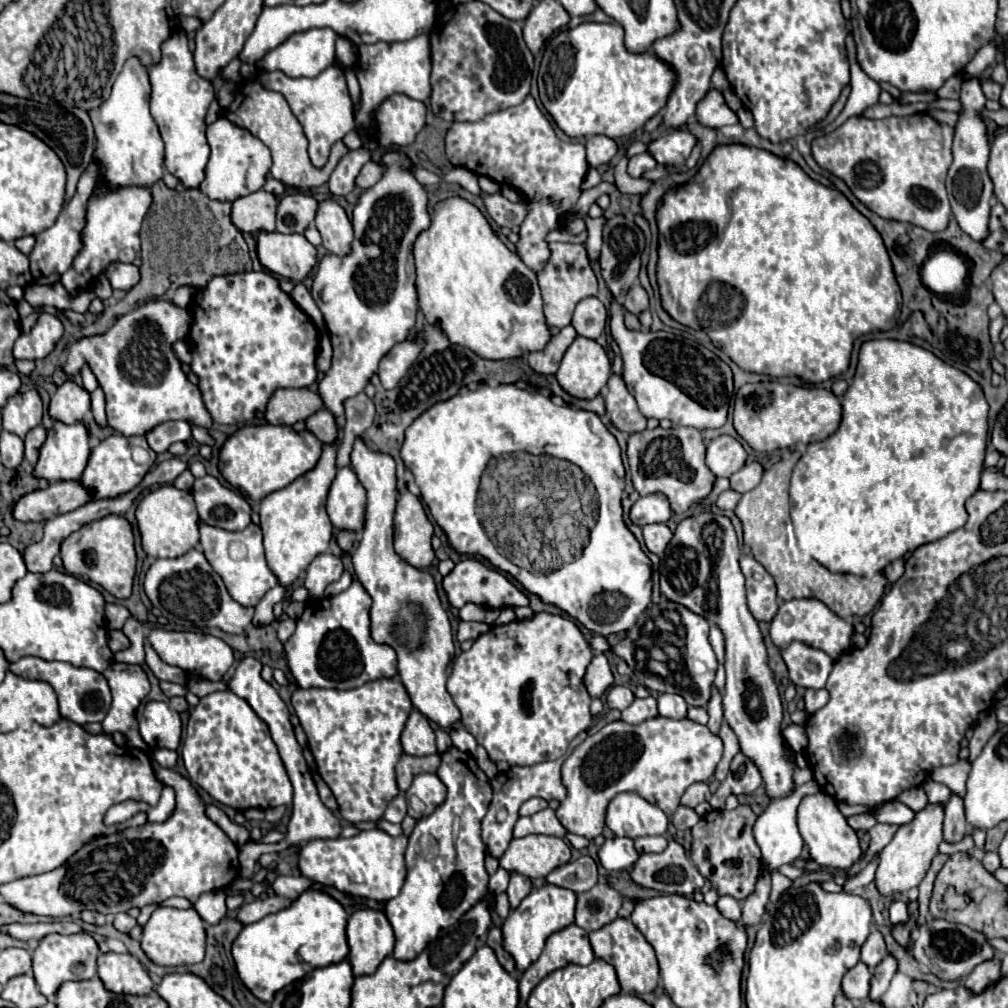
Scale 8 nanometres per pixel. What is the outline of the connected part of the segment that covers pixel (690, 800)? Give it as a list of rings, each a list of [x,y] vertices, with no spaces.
[[[698,782],[698,784],[692,784],[690,788],[686,788],[680,804],[682,806],[688,806],[688,808],[696,808],[700,802],[708,800],[710,798],[710,790],[708,790],[708,784],[706,782]]]

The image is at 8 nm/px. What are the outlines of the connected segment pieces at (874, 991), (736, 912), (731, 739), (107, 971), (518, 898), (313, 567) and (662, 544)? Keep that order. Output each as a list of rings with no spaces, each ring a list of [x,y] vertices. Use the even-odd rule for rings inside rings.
[[[886,954],[886,958],[872,970],[872,982],[870,982],[870,998],[872,1000],[880,1000],[884,996],[896,970],[898,970],[898,960],[892,954]]]
[[[720,896],[720,900],[716,902],[716,908],[718,908],[726,918],[730,918],[730,920],[734,920],[734,922],[738,922],[740,916],[742,916],[742,906],[740,906],[740,902],[738,902],[736,898],[732,898],[732,896]]]
[[[722,722],[722,726],[720,726],[720,736],[722,736],[722,742],[724,742],[724,756],[722,756],[722,760],[720,760],[714,776],[716,776],[718,782],[724,782],[726,780],[728,766],[730,766],[732,758],[738,754],[740,746],[738,746],[738,738],[736,738],[734,730],[726,722]]]
[[[100,954],[98,978],[110,992],[146,996],[154,992],[154,984],[146,968],[132,954]]]
[[[516,872],[510,874],[510,884],[508,884],[506,894],[510,898],[510,906],[512,908],[518,908],[518,904],[530,894],[530,890],[532,890],[530,878],[526,878],[522,874],[516,874]]]
[[[324,552],[320,556],[314,558],[314,562],[308,566],[308,574],[304,580],[304,586],[316,596],[320,598],[324,588],[332,582],[336,582],[342,576],[342,560],[330,552]]]
[[[648,524],[642,528],[642,534],[644,534],[644,544],[650,552],[662,556],[668,542],[672,540],[672,532],[666,524]]]

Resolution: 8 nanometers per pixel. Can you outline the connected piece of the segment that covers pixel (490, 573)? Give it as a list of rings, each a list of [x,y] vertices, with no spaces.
[[[466,558],[466,560],[458,562],[454,566],[454,570],[442,578],[442,586],[448,596],[450,606],[454,606],[454,608],[462,608],[464,604],[470,604],[470,602],[478,604],[486,610],[502,610],[502,608],[516,608],[516,606],[530,604],[528,596],[522,590],[518,590],[502,572],[482,564],[476,558]]]

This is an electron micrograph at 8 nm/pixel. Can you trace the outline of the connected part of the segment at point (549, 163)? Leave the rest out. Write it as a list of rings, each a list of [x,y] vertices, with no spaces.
[[[528,96],[522,104],[486,114],[478,122],[454,122],[446,134],[446,156],[454,166],[484,174],[498,184],[510,184],[526,196],[530,214],[522,224],[516,248],[526,266],[540,270],[550,258],[544,236],[548,230],[560,228],[558,214],[562,212],[558,212],[554,202],[560,200],[562,204],[572,206],[580,196],[580,184],[588,172],[584,144],[562,142],[536,100]]]

